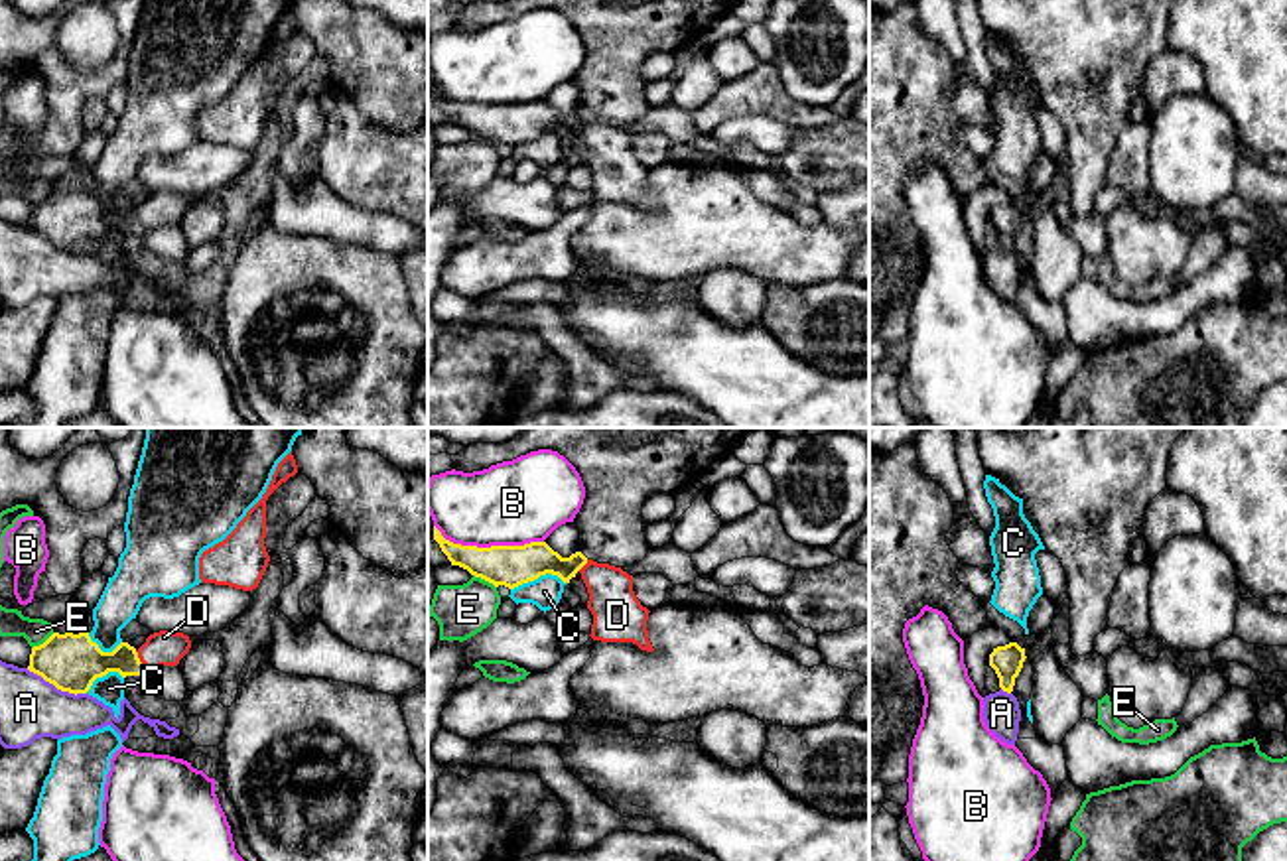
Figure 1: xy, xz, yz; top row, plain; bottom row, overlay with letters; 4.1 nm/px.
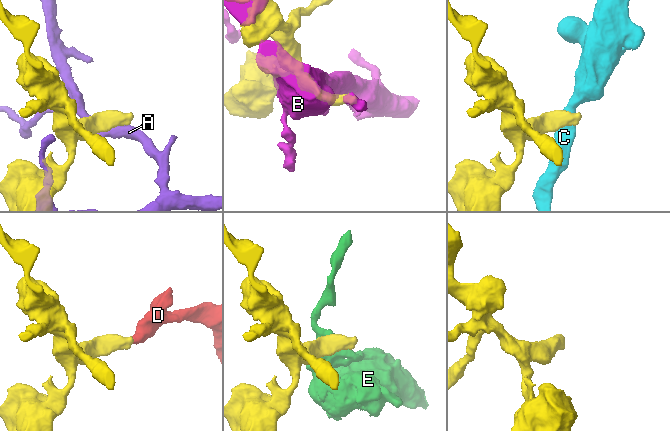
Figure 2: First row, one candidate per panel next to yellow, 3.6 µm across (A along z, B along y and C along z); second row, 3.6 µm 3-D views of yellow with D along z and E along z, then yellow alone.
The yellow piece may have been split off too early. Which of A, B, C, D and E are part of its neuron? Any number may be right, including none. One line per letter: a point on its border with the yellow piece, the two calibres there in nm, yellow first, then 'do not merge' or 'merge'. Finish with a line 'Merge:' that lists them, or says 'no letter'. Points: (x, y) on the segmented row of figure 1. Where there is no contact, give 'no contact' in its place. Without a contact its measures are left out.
A: xy (56, 686) | 240/260 nm | do not merge
B: xz (487, 548) | 170/340 nm | do not merge
C: xz (537, 578) | 170/130 nm | do not merge
D: xy (138, 661) | 200/140 nm | merge
E: xz (485, 580) | 170/220 nm | do not merge
Merge: D

